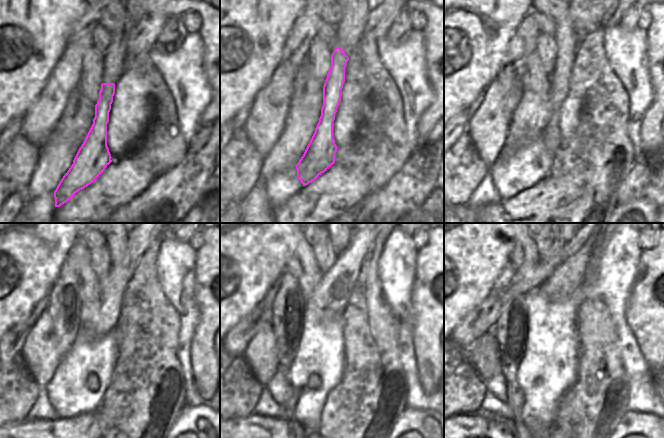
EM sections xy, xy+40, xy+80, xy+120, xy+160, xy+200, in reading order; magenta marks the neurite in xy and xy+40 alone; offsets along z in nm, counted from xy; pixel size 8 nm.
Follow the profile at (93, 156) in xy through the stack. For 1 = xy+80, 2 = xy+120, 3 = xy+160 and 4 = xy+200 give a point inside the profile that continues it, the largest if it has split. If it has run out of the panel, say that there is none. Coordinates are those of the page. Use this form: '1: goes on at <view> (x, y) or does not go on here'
1: goes on at xy+80 (566, 39)
2: goes on at xy+120 (111, 289)
3: goes on at xy+160 (332, 292)
4: goes on at xy+200 (566, 277)

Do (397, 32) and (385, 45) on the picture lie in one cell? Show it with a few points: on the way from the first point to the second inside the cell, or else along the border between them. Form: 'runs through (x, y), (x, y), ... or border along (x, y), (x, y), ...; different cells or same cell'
border along (410, 30), (399, 44), (393, 44), (384, 35); different cells

